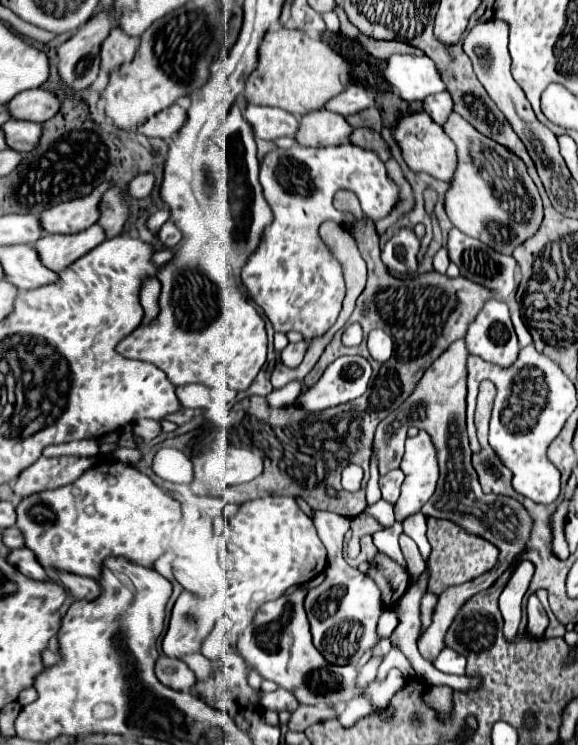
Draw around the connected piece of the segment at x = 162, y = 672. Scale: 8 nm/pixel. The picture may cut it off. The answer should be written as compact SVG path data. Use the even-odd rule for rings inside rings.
M161 654L157 658L155 674L157 674L161 684L165 684L165 686L169 686L173 690L179 690L179 692L189 692L191 686L195 684L195 680L197 680L193 670L185 662L169 658L165 654Z

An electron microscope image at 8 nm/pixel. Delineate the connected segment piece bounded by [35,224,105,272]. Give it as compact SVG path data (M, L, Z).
M93 224L91 228L71 234L71 236L59 236L59 234L45 234L35 242L35 250L43 262L53 272L61 272L67 266L71 266L77 258L93 250L99 242L105 240L105 232L101 226Z

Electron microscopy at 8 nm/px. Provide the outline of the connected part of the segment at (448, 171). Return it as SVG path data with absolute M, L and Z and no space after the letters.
M415 112L409 114L405 118L401 118L395 126L393 132L395 142L401 148L403 160L405 164L413 170L413 172L425 172L437 180L445 180L449 182L449 178L453 176L453 170L457 166L457 156L455 156L455 146L449 140L449 136L445 136L445 132L441 130L439 124L435 124L425 112Z

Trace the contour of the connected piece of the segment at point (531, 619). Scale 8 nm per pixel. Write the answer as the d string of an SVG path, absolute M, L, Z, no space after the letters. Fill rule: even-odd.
M529 596L527 600L527 630L535 636L541 636L547 628L547 614L541 606L541 602L537 600L537 596Z

